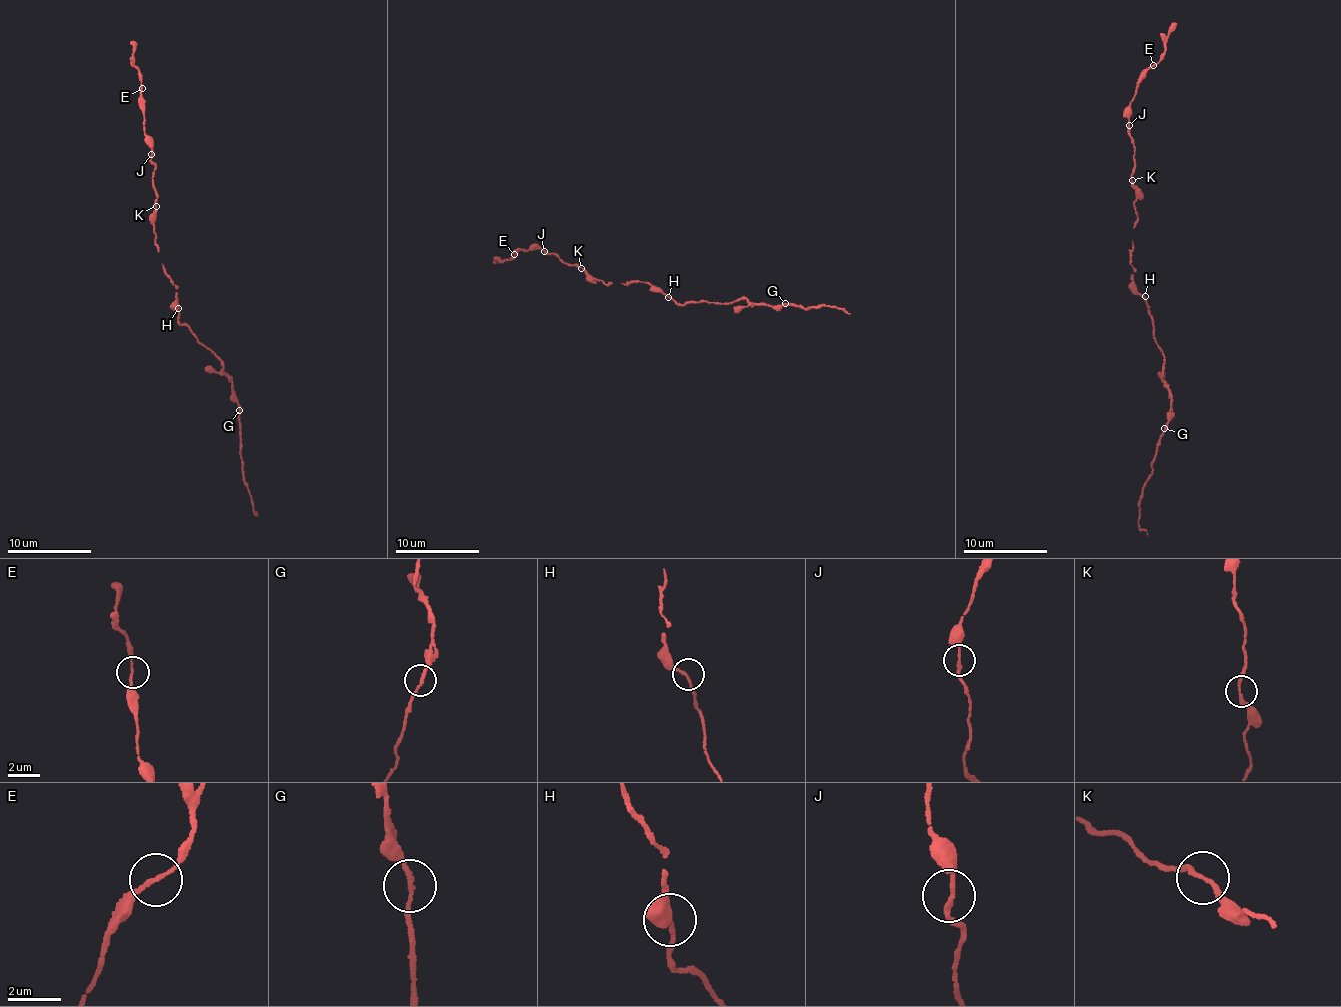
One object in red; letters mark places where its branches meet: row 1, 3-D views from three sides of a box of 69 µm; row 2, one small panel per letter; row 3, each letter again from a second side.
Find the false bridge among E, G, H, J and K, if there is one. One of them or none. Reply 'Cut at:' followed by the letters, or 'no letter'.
Cut at: no letter

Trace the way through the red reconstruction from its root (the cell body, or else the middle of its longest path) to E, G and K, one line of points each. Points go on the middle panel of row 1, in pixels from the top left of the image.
E: (650, 285), (592, 279), (582, 268), (533, 245), (517, 247), (514, 254)
G: (650, 285), (678, 303), (727, 304), (740, 297), (776, 309), (785, 303)
K: (650, 285), (637, 280), (607, 284), (586, 276), (581, 268)

